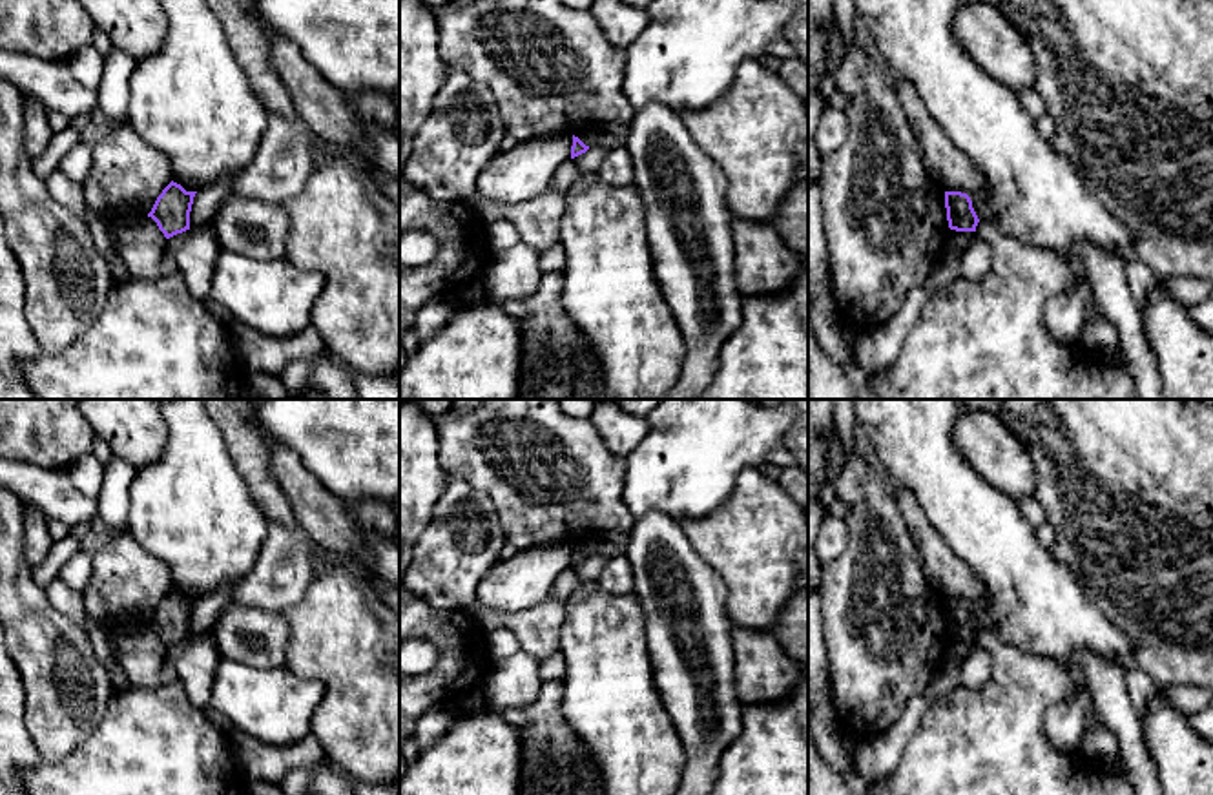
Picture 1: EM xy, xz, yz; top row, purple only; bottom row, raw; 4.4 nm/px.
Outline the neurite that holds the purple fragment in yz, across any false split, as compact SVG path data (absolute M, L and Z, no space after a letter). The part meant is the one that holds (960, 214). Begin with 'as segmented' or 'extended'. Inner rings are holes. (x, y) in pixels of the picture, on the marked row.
as segmented | M945 191L945 208L947 208L947 221L950 230L976 232L980 219L967 193Z

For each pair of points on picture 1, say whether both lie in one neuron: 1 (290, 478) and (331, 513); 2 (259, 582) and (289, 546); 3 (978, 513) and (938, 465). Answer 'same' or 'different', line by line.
1: same
2: same
3: same

